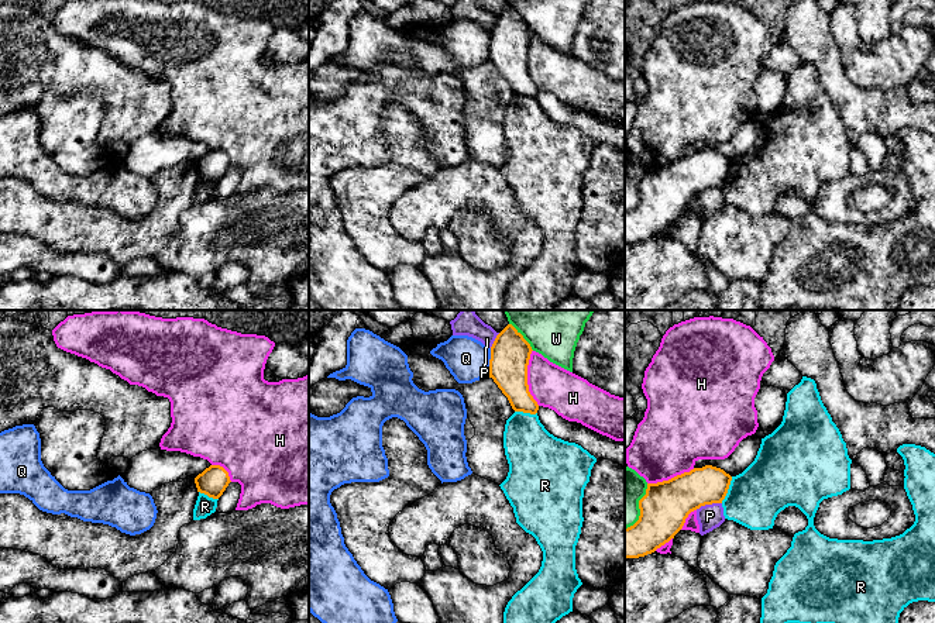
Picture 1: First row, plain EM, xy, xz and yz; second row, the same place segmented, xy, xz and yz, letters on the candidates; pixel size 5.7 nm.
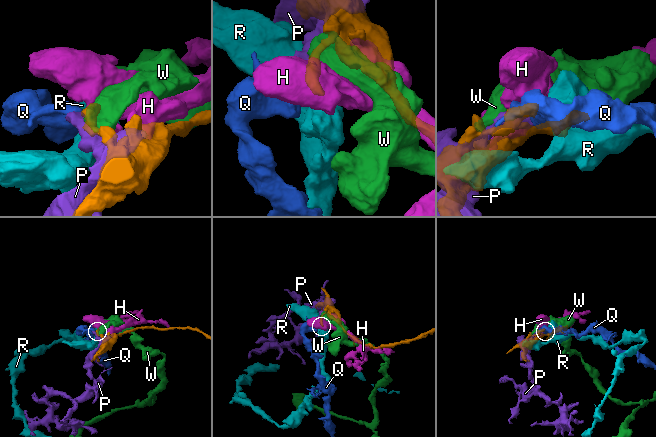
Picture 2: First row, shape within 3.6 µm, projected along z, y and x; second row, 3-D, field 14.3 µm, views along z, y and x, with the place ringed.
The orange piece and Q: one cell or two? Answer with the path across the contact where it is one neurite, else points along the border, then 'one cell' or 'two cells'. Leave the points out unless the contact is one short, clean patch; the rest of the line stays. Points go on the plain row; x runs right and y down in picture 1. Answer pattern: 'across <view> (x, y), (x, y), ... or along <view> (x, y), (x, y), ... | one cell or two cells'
along xz (491, 33), (488, 59) | two cells

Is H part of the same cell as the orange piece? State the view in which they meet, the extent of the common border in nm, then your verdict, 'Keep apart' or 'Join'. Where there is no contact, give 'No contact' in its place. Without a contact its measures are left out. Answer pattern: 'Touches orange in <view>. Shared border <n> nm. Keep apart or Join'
Touches orange in xz. Shared border 320 nm. Keep apart

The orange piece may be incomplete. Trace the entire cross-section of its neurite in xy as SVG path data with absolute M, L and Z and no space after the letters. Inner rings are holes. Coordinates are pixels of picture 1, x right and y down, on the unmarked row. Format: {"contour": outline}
{"contour": "M210 149L195 162L197 176L219 183L230 168L228 156L220 149Z"}

